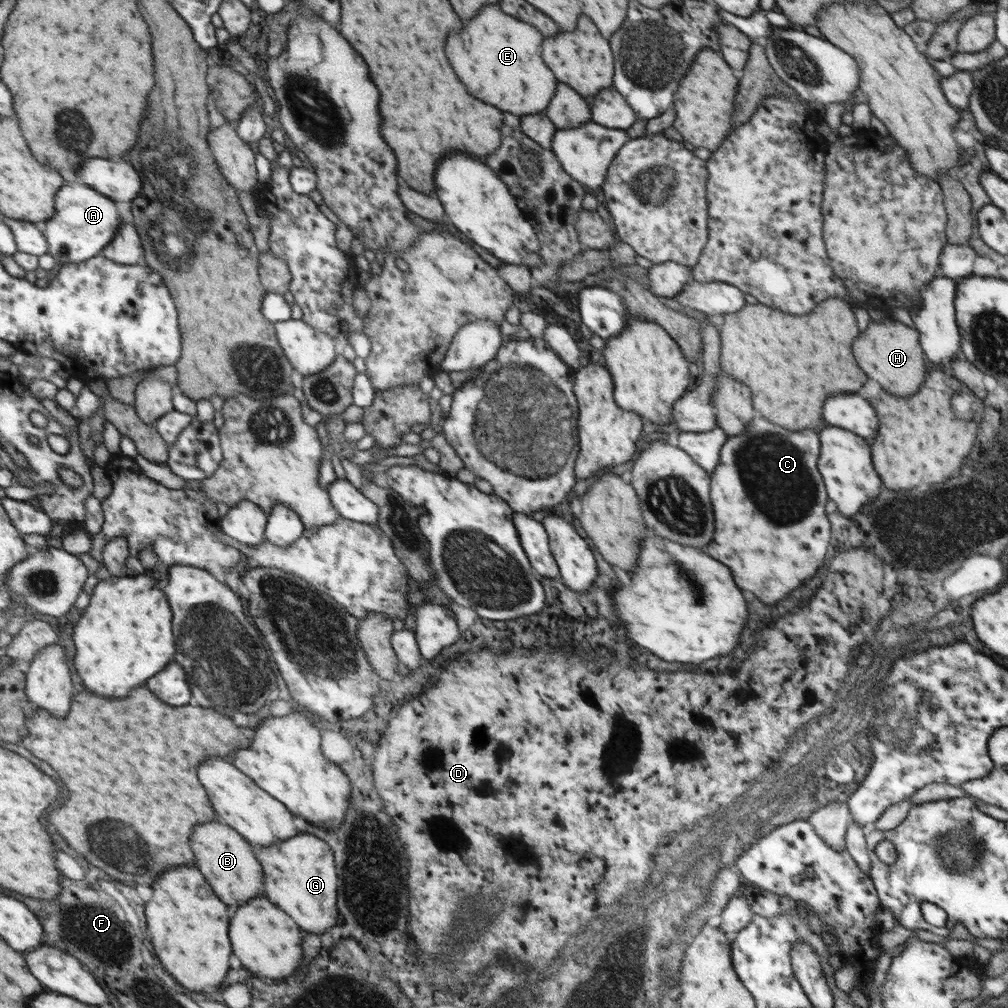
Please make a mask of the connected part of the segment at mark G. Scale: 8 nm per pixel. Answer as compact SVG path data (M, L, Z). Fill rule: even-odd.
M301 832L293 839L287 839L270 847L255 847L259 852L259 860L263 860L263 868L267 872L267 896L279 904L289 916L295 916L295 922L315 934L325 934L329 928L339 924L339 910L337 910L337 890L339 890L339 876L337 864L331 846L313 834Z

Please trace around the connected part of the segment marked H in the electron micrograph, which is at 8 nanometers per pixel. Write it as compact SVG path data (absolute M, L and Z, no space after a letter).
M893 320L867 324L867 328L863 330L863 336L855 340L855 360L863 360L859 362L859 368L863 368L863 372L867 372L867 376L873 378L883 390L895 396L909 396L917 392L925 376L923 352L917 344L917 332Z

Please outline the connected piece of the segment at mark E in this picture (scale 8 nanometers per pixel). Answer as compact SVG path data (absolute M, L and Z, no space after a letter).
M491 5L483 8L475 20L469 20L463 32L451 32L451 40L447 40L447 56L451 56L451 68L459 72L459 80L467 84L471 96L521 118L544 114L555 90L555 78L543 64L539 46L541 34L533 26L511 18Z

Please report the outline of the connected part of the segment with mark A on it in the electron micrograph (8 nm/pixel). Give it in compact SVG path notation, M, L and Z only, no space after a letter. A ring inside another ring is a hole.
M78 181L65 184L57 194L54 219L42 225L49 243L49 254L61 264L79 264L101 255L123 226L115 200Z

